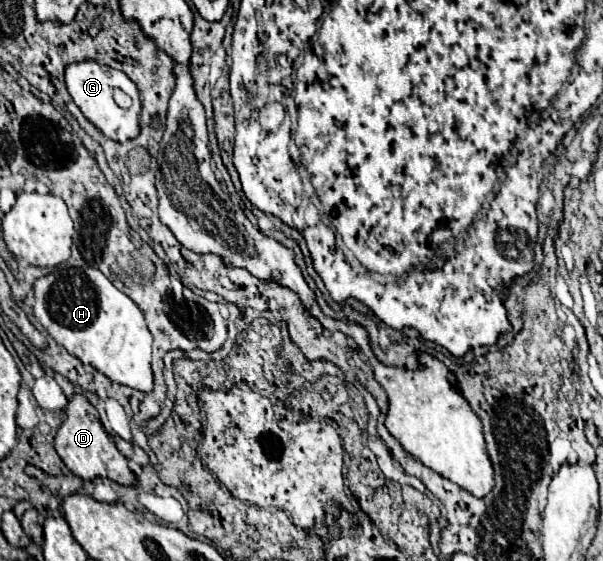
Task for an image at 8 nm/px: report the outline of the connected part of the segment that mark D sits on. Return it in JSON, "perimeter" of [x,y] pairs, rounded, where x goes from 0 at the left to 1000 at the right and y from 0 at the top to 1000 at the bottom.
{"perimeter":[[[124,702],[121,713],[114,713],[114,727],[108,731],[108,749],[91,777],[91,802],[98,816],[108,824],[108,831],[131,852],[148,852],[148,856],[181,852],[204,866],[227,866],[227,848],[214,838],[211,816],[191,799],[187,781],[174,770],[164,734],[134,702]]]}

